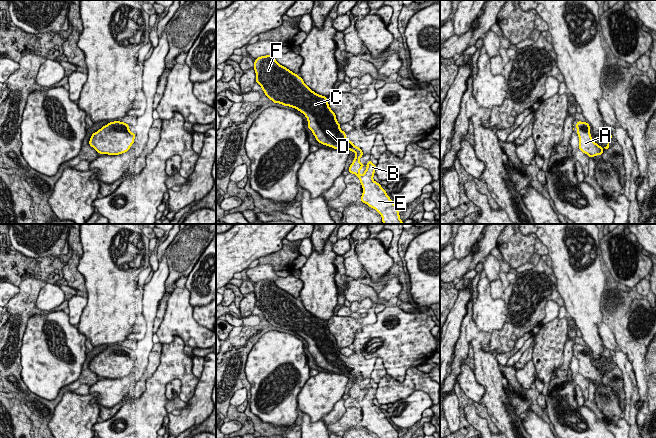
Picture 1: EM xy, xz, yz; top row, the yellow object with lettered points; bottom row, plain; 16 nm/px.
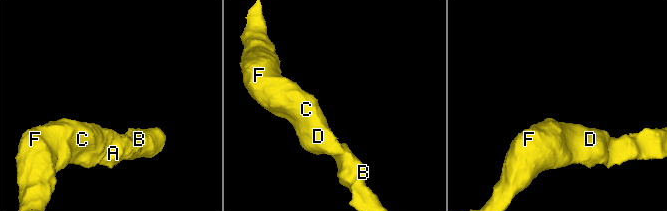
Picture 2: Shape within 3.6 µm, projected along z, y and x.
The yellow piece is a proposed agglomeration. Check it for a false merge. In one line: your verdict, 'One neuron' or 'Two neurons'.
One neuron

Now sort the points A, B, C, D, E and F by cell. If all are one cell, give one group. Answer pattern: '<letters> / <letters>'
A B C D E F

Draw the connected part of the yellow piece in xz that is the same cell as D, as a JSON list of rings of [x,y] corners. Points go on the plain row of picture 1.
[[[273,279],[256,282],[254,294],[256,297],[256,306],[262,311],[265,319],[274,327],[293,331],[303,337],[307,342],[308,352],[312,355],[319,367],[341,375],[351,374],[356,378],[348,394],[349,397],[355,398],[362,408],[363,418],[360,423],[363,427],[375,433],[379,438],[399,438],[398,431],[392,426],[386,415],[379,407],[373,404],[376,389],[371,384],[366,388],[367,393],[365,396],[361,400],[359,399],[361,392],[365,390],[365,388],[361,388],[359,385],[359,382],[363,380],[363,376],[361,372],[354,370],[353,366],[345,360],[347,357],[340,353],[336,339],[329,331],[327,321],[312,315],[303,306],[302,301],[299,301],[297,298],[277,287]]]

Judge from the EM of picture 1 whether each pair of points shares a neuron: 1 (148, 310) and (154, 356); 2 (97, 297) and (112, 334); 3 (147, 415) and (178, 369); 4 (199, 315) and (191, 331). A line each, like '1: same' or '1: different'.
1: different
2: same
3: same
4: different

